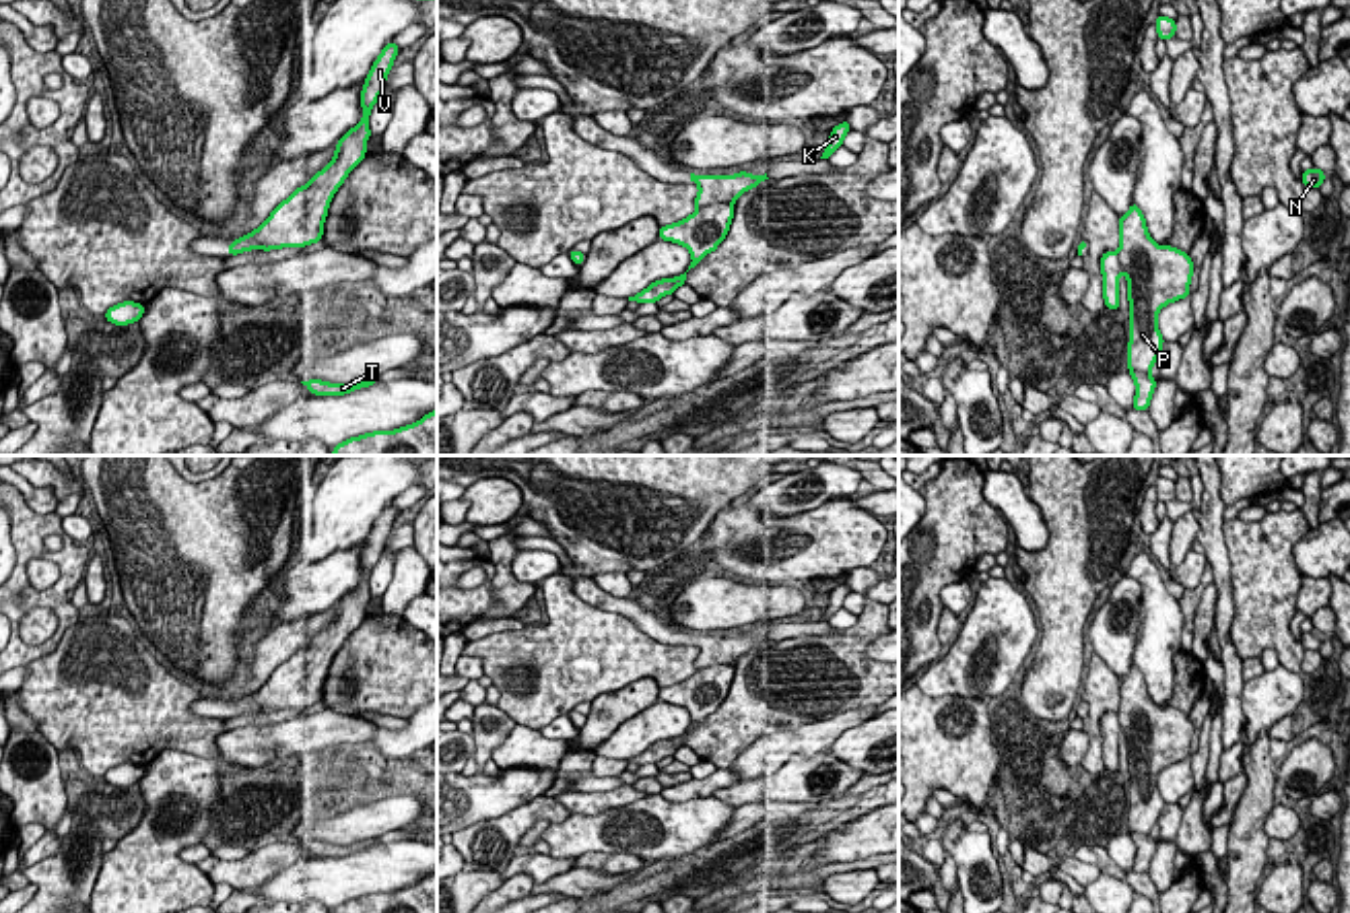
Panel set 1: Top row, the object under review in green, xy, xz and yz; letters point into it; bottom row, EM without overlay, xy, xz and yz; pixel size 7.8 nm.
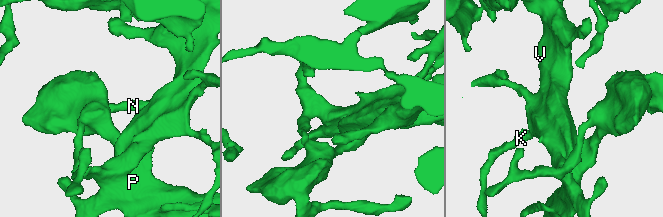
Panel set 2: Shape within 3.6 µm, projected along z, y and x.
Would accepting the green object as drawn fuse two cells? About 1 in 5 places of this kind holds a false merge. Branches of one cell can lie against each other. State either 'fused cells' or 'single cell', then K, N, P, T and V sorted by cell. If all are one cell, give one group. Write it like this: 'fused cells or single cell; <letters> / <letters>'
single cell; K N P T V

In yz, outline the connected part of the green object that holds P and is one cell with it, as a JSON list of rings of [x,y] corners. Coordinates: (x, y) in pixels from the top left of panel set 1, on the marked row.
[[[1136,202],[1119,216],[1119,235],[1119,249],[1101,256],[1103,299],[1107,309],[1119,309],[1119,274],[1123,272],[1129,299],[1127,371],[1136,383],[1132,410],[1148,410],[1156,387],[1150,369],[1165,344],[1156,322],[1158,311],[1189,297],[1193,262],[1189,253],[1152,241]]]

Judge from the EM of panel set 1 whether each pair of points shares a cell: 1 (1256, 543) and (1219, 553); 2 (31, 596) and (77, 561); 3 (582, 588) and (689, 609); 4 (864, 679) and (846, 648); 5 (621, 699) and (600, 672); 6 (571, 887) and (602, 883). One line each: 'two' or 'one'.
1: two
2: one
3: two
4: one
5: two
6: one

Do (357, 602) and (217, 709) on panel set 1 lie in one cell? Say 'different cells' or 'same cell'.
same cell

